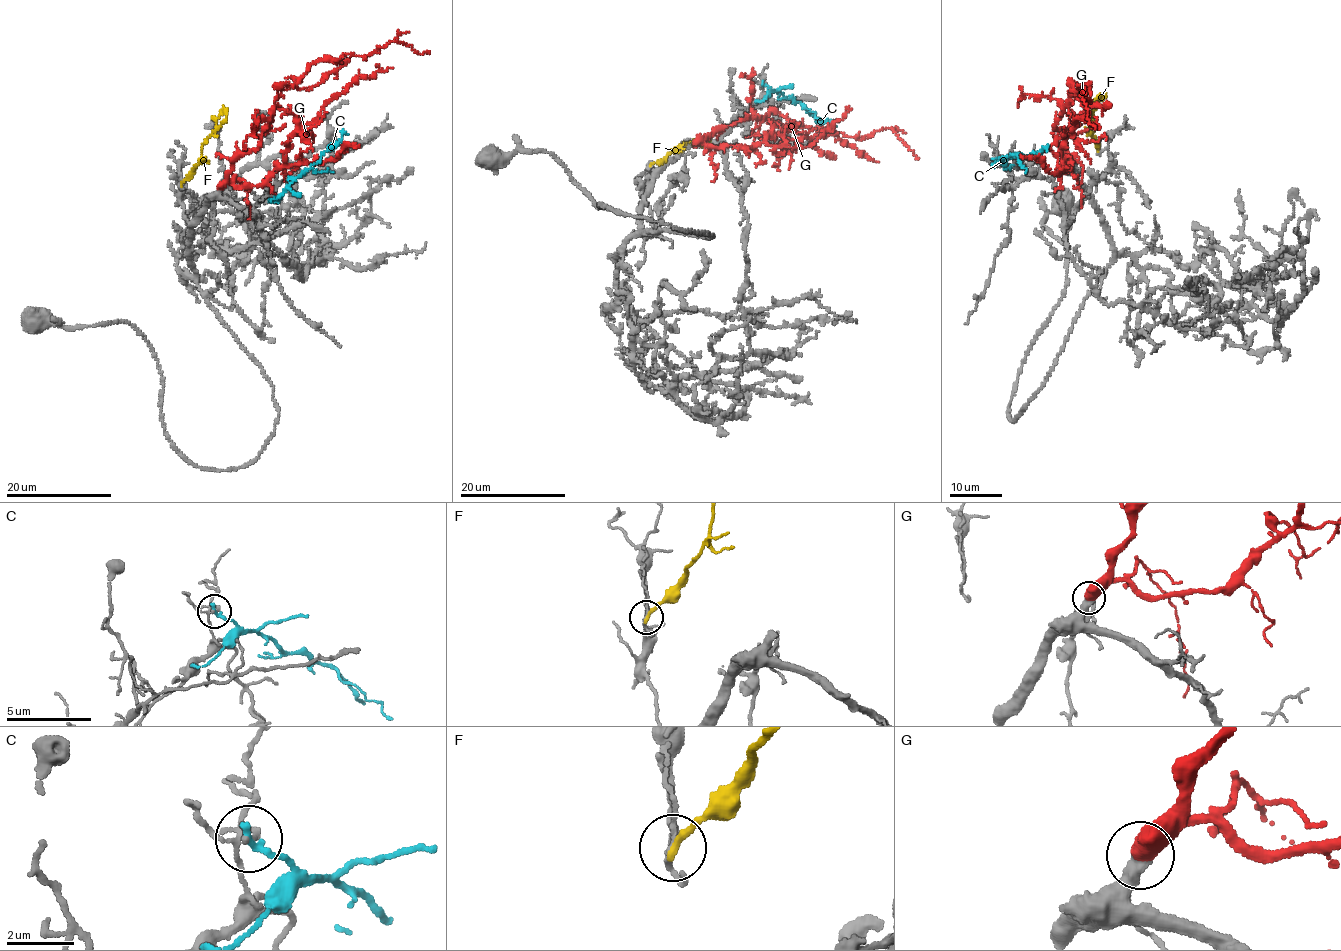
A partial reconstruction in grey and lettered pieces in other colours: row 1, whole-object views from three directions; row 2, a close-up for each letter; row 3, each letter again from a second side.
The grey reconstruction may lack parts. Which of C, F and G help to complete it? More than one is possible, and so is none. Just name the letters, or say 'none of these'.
G

